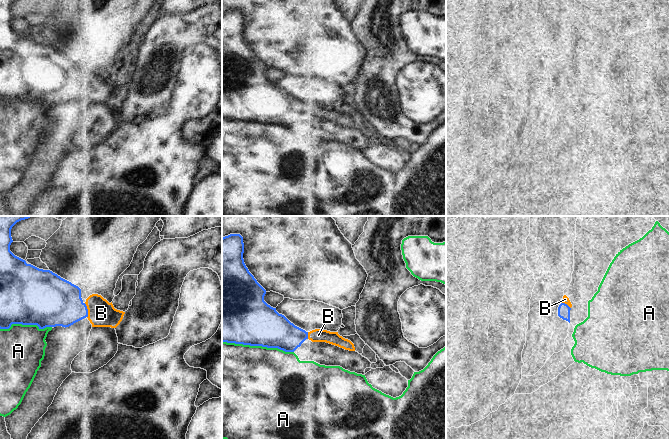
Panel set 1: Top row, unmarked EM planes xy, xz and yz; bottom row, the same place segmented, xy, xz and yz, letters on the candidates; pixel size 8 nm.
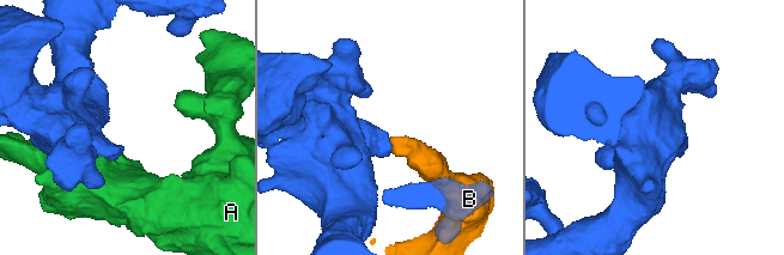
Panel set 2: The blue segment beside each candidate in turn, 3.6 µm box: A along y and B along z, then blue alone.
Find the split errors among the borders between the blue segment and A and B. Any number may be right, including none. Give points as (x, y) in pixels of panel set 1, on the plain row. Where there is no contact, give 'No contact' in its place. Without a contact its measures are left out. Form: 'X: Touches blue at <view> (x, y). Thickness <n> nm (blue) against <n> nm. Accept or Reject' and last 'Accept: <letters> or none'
A: Touches blue at xz (258, 121). Thickness 420 nm (blue) against 500 nm. Reject
B: Touches blue at xy (87, 86). Thickness 380 nm (blue) against 220 nm. Accept
Accept: B

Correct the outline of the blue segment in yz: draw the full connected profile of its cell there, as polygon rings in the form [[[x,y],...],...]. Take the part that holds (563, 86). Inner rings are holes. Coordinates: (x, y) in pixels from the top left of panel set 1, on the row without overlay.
[[[564,71],[562,75],[562,79],[558,83],[558,92],[563,96],[568,97],[569,99],[570,99],[571,83],[572,83],[572,80],[569,74],[566,71]]]

